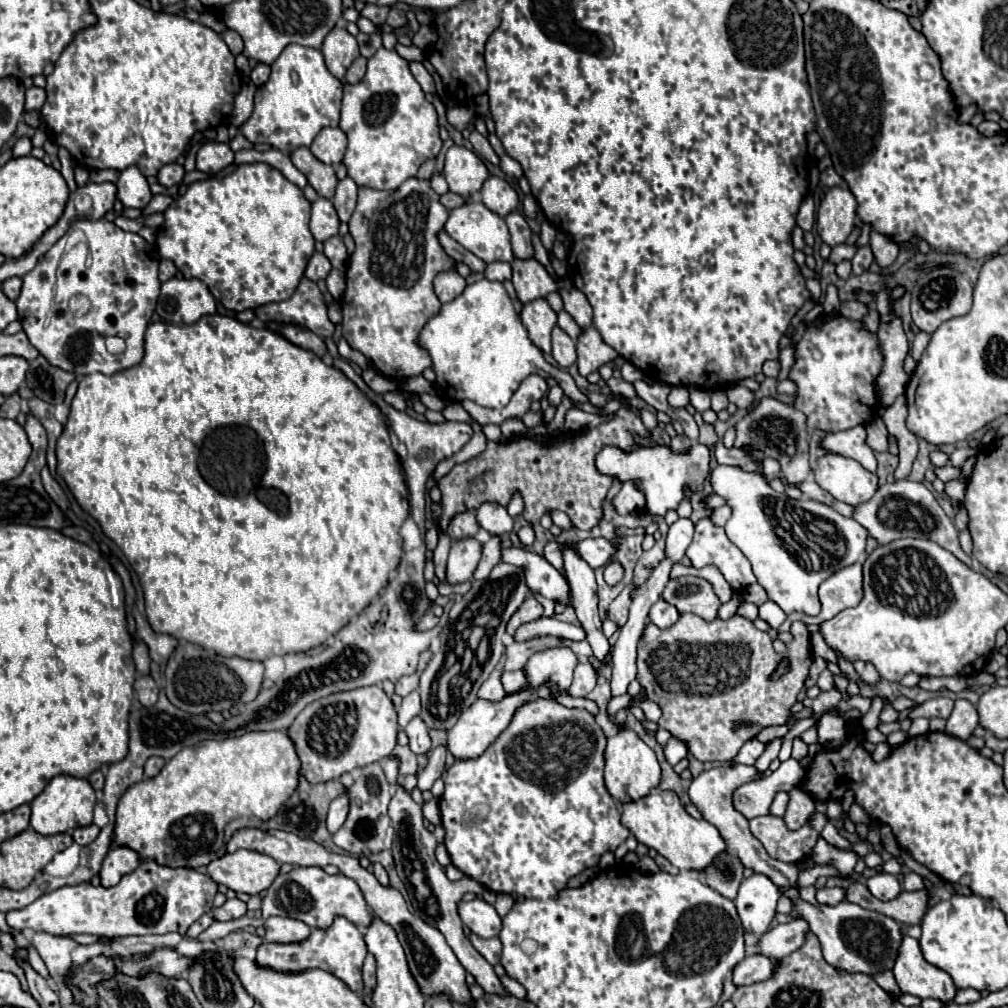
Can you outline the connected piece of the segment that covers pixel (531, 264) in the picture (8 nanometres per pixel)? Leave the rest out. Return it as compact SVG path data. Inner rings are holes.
M513 260L513 286L517 290L517 298L527 304L539 298L547 298L547 294L561 288L561 282L555 282L547 270L535 260Z

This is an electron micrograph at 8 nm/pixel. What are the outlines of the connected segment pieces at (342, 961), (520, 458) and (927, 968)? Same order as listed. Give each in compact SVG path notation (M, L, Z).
M335 918L331 930L311 930L311 936L307 938L307 942L301 942L295 946L279 946L279 944L263 942L257 948L257 964L261 964L261 966L269 966L273 970L285 970L285 972L321 968L321 970L337 976L353 992L359 992L363 988L361 968L363 968L365 956L367 956L367 944L363 940L363 934L359 932L359 928L355 924L347 922L345 918Z
M621 408L615 412L611 422L599 424L593 430L579 432L579 434L565 434L561 442L549 440L545 444L537 444L531 438L515 438L505 444L487 442L487 450L479 456L455 464L447 476L439 480L439 490L443 494L443 510L441 510L441 532L447 530L451 520L467 510L477 510L485 502L495 502L507 506L513 492L519 490L525 498L523 518L531 524L537 524L543 514L549 510L563 510L575 528L591 530L601 518L601 502L607 496L609 486L613 484L611 478L603 478L595 470L595 454L605 444L615 444L619 448L631 450L637 442L633 440L631 432L639 432L647 436L647 428L639 422L639 416Z
M909 936L903 938L893 974L903 994L913 994L921 1000L935 998L947 1004L953 1002L957 994L957 986L951 982L951 976L945 970L939 970L937 966L925 962L919 942Z

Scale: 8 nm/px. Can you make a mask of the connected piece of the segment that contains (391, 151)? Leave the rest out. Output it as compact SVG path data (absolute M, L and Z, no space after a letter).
M379 48L369 58L367 74L359 84L355 84L355 86L345 84L339 128L349 138L343 164L347 166L347 174L355 180L357 186L369 186L369 188L377 188L377 190L395 190L401 182L415 176L419 166L427 158L435 158L441 150L435 108L427 102L419 82L413 78L413 74L409 70L409 62L403 60L395 50L387 50L387 48Z

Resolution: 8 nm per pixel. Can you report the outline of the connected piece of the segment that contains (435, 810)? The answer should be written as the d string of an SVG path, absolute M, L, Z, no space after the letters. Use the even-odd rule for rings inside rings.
M413 794L413 800L421 806L421 810L423 810L423 816L425 816L425 820L429 820L431 824L441 824L441 816L439 816L439 804L437 804L437 798L431 798L431 800L423 800L421 798L421 794Z

